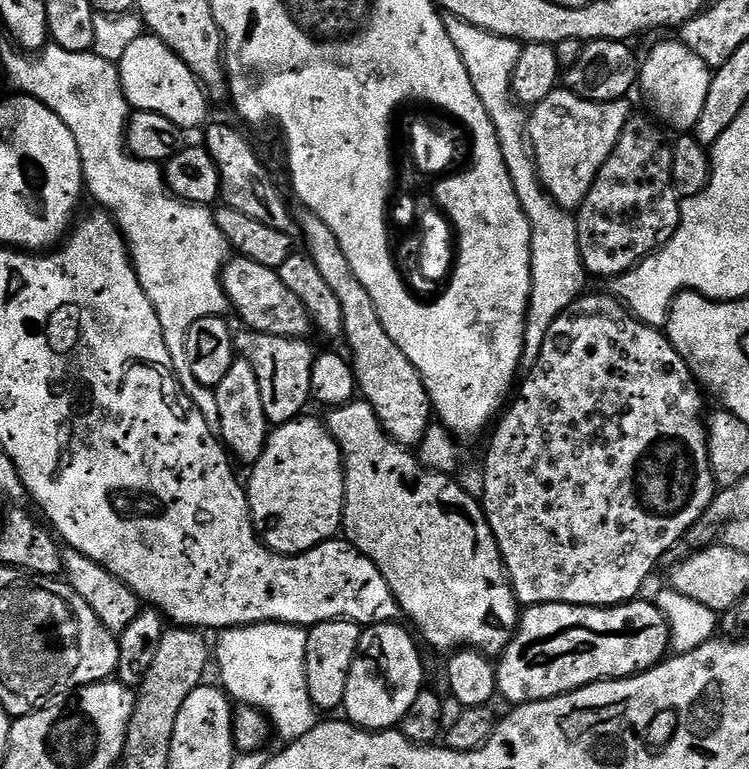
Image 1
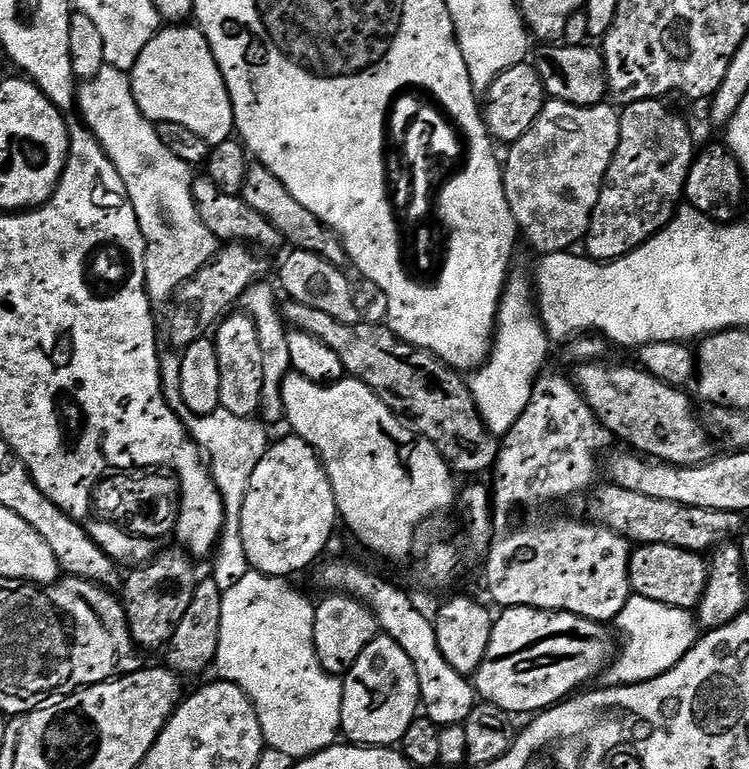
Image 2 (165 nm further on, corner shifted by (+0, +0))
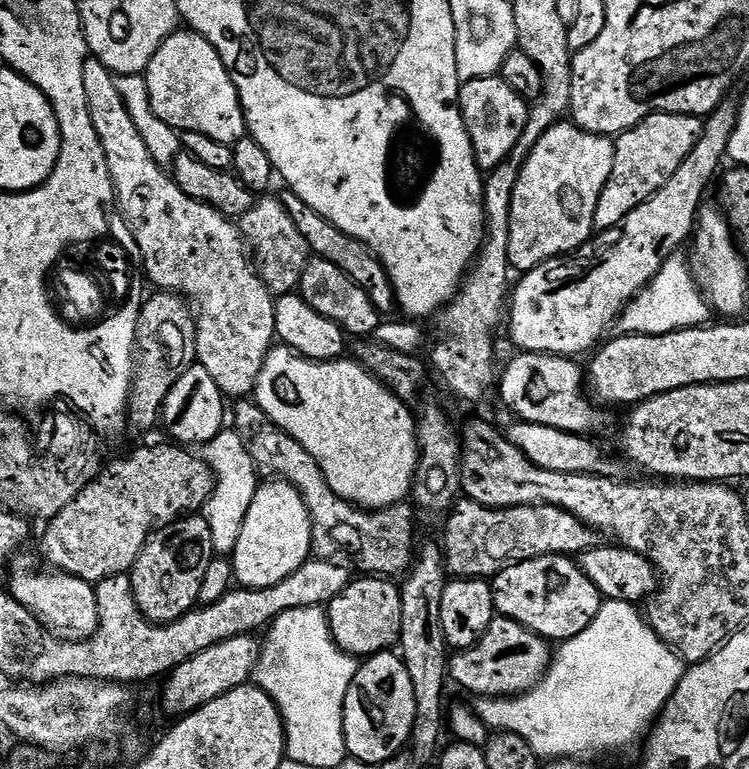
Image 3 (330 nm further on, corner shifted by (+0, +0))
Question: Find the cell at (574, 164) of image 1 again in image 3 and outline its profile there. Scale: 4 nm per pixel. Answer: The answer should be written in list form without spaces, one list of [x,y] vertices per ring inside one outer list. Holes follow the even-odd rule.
[[[561,122],[556,124],[550,130],[546,130],[546,134],[542,134],[542,138],[538,138],[534,150],[530,150],[530,154],[518,174],[518,186],[514,186],[514,198],[510,202],[510,222],[508,223],[508,229],[510,230],[510,254],[508,255],[508,263],[515,271],[517,268],[517,273],[523,274],[534,270],[539,264],[545,264],[548,260],[553,260],[556,256],[567,256],[593,239],[594,210],[598,210],[598,198],[602,198],[602,190],[610,178],[610,170],[614,170],[615,153],[616,145],[609,137],[588,132],[584,128],[580,128],[575,122]]]

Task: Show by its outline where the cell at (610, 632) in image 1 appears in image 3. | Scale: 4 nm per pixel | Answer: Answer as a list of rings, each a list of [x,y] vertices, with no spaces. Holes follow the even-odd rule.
[[[497,615],[474,647],[457,651],[449,659],[447,675],[451,683],[473,692],[476,698],[519,696],[521,692],[530,691],[548,673],[553,655],[553,645],[543,636],[534,634],[510,618]]]

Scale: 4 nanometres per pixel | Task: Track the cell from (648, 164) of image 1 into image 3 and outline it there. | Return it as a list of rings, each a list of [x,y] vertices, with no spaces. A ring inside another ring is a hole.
[[[655,112],[642,122],[638,122],[638,126],[615,137],[614,170],[610,170],[610,178],[602,190],[602,198],[598,198],[598,210],[594,210],[595,231],[600,233],[608,232],[611,228],[619,229],[623,225],[624,219],[634,210],[638,210],[638,206],[642,206],[642,202],[654,198],[654,194],[658,194],[658,190],[662,190],[662,186],[666,186],[670,174],[674,174],[674,170],[678,170],[678,166],[682,166],[682,162],[686,162],[686,154],[690,154],[690,150],[694,150],[702,133],[704,133],[704,120],[699,116],[678,114],[677,112]]]

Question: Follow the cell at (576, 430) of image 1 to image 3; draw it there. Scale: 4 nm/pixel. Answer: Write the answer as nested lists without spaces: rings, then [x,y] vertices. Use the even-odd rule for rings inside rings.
[[[543,556],[502,570],[491,577],[494,606],[499,615],[526,626],[549,642],[563,642],[582,634],[598,614],[600,592],[572,556]]]

